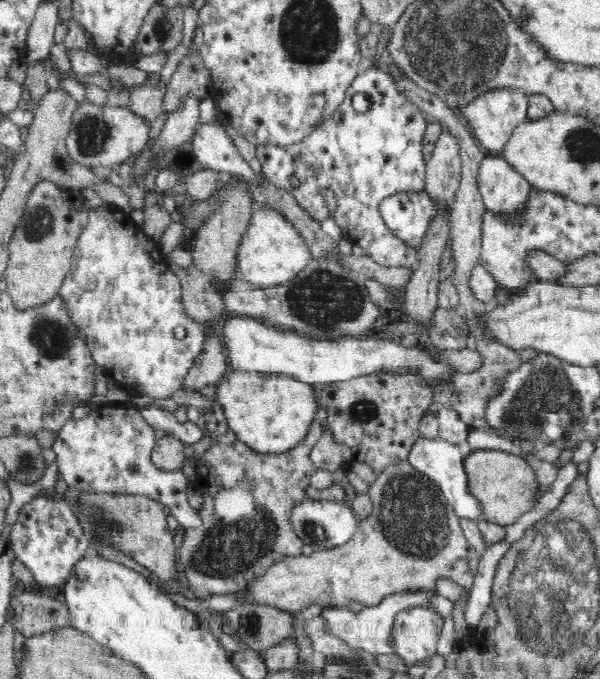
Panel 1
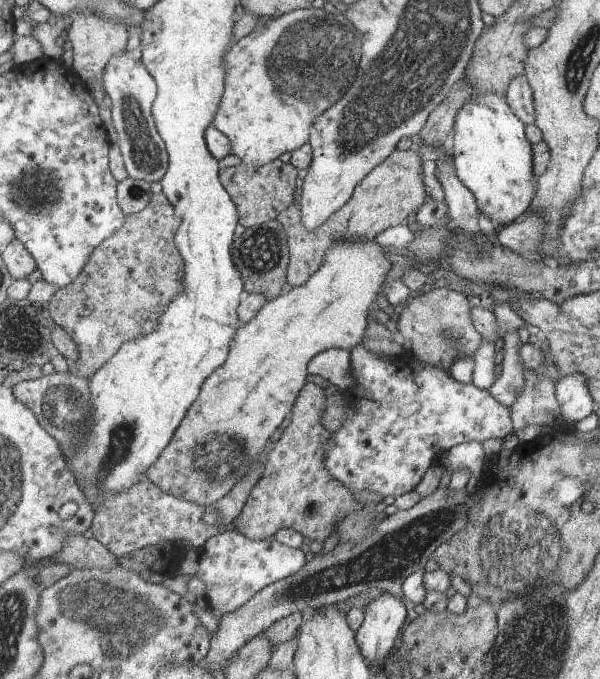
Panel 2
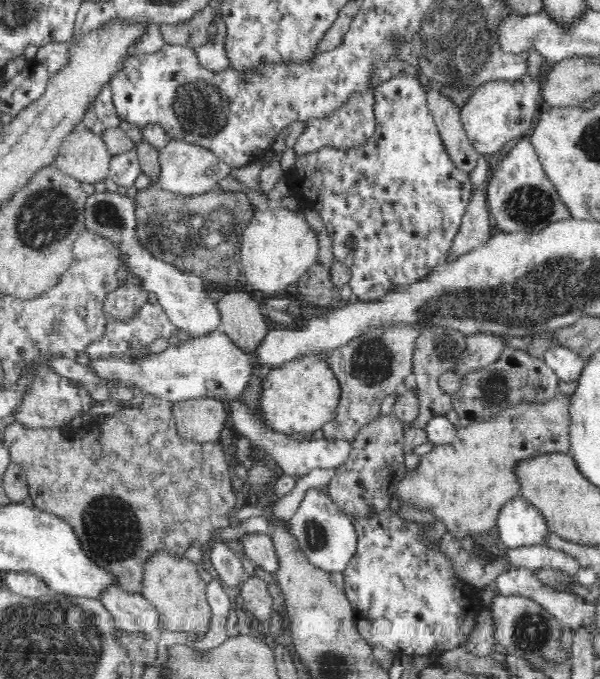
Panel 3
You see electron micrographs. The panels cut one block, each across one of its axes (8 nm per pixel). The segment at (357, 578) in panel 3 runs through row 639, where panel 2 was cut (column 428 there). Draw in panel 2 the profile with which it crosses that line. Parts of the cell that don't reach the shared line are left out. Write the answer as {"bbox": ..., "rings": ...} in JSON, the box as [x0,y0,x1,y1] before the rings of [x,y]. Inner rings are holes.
{"bbox":[325,342,515,497],"rings":[[[366,342],[357,345],[352,350],[352,372],[355,376],[355,400],[351,407],[355,412],[331,437],[325,447],[325,464],[327,470],[343,482],[351,492],[378,492],[383,497],[389,494],[393,497],[401,496],[405,492],[415,491],[421,480],[442,452],[450,452],[455,446],[467,442],[485,442],[485,440],[504,439],[515,432],[512,419],[512,409],[501,404],[488,390],[481,390],[473,384],[457,382],[450,371],[433,368],[421,362],[421,382],[409,370],[409,376],[401,376],[399,370],[388,356],[382,356],[373,351]],[[361,398],[361,412],[355,409],[355,403]],[[367,410],[369,416],[364,416]],[[379,410],[379,414],[375,412]]]}

